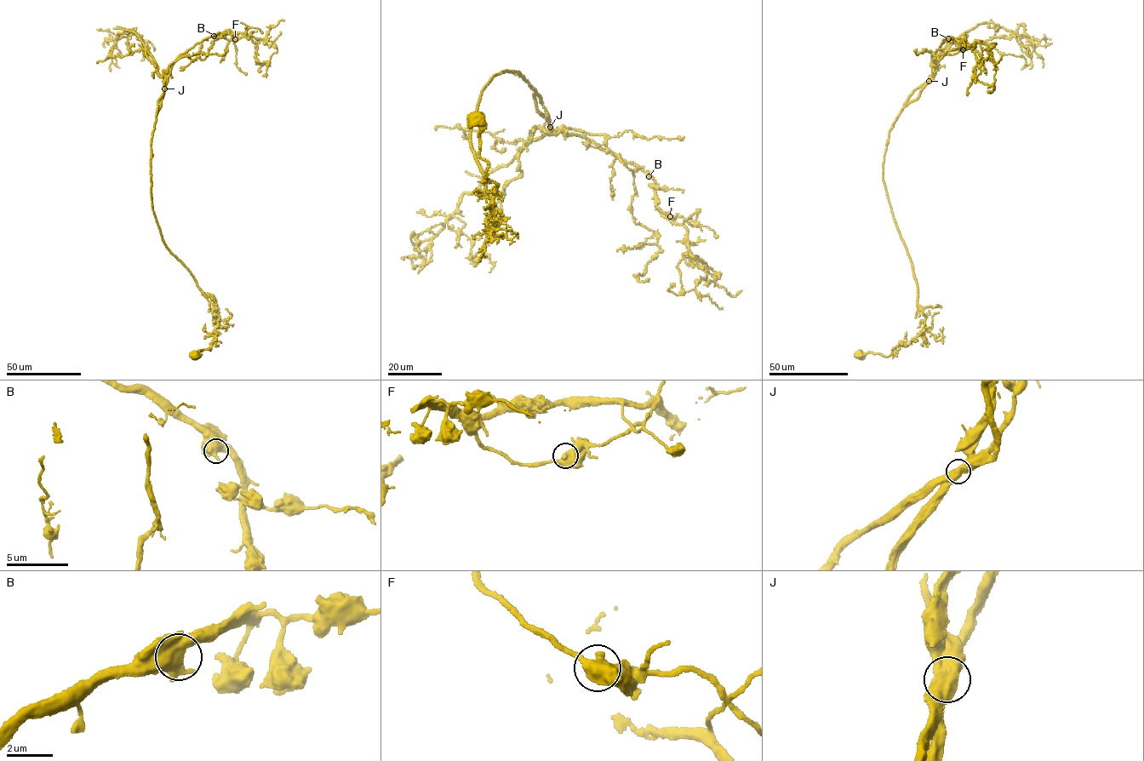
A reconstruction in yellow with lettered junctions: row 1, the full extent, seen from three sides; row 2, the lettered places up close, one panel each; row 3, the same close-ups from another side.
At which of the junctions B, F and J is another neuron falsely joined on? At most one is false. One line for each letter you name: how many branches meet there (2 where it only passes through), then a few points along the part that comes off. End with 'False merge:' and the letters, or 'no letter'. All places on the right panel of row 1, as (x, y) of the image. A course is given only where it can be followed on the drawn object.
J: Branches: 2. Course of the part to remove: (929, 81), (933, 78), (935, 53), (944, 40), (954, 37), (969, 45), (983, 60), (967, 94)
False merge: J

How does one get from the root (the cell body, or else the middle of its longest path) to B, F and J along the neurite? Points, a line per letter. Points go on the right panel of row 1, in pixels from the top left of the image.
B: (858, 353), (888, 357), (924, 327), (883, 162), (889, 131), (903, 106), (933, 79), (935, 53), (948, 38)
F: (858, 353), (888, 357), (924, 327), (883, 156), (903, 106), (933, 79), (944, 40), (963, 49)
J: (858, 353), (888, 357), (924, 327), (912, 263), (883, 181), (883, 162), (889, 131), (903, 104), (929, 81)

